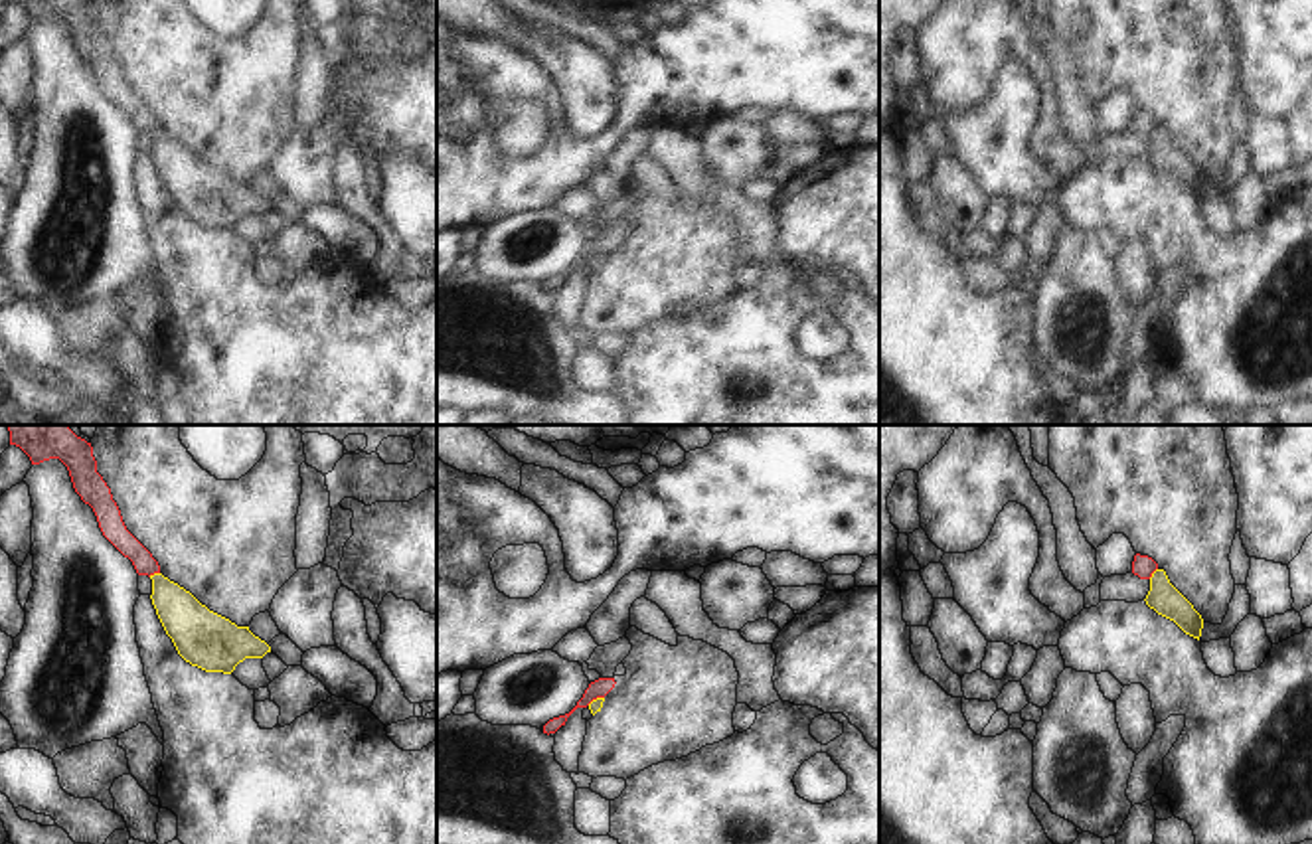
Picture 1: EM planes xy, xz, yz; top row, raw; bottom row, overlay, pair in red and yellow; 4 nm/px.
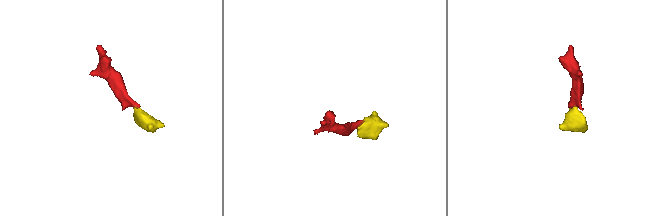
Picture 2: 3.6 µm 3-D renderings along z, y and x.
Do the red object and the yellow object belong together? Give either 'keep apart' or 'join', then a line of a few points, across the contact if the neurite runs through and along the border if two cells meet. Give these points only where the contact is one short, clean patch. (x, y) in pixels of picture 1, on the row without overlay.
keep apart | xy (159, 129), (149, 133)

